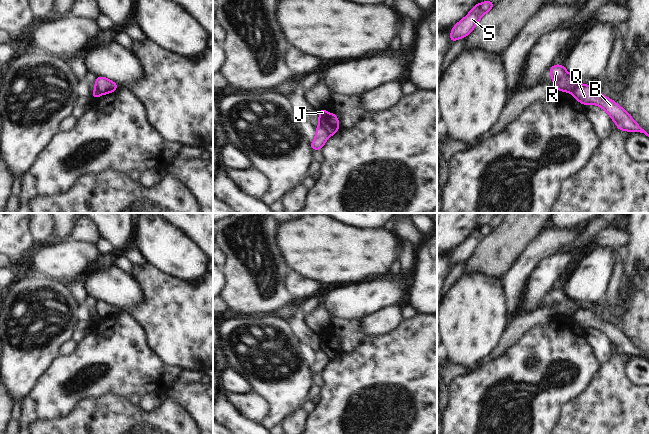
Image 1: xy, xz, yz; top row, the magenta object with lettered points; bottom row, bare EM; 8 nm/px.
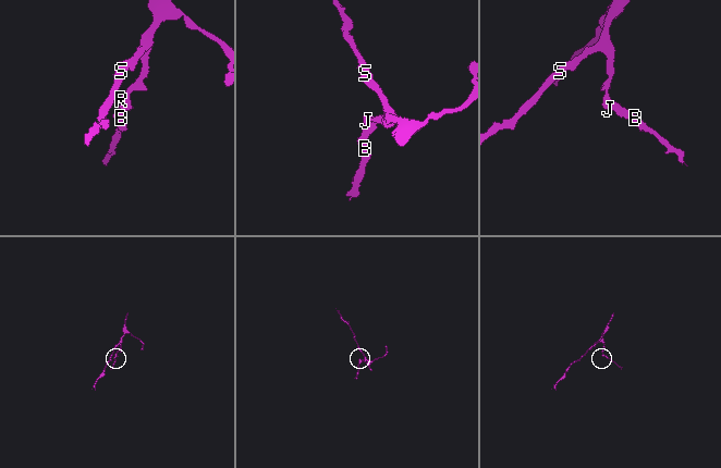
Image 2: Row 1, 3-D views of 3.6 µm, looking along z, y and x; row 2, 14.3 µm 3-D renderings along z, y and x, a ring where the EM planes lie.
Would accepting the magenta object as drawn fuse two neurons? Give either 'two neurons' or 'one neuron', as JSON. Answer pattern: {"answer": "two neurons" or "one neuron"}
{"answer": "two neurons"}

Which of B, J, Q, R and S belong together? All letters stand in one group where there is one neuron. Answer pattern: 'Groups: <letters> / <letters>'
Groups: B Q / J R S

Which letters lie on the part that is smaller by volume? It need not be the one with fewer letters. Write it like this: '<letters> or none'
B, Q

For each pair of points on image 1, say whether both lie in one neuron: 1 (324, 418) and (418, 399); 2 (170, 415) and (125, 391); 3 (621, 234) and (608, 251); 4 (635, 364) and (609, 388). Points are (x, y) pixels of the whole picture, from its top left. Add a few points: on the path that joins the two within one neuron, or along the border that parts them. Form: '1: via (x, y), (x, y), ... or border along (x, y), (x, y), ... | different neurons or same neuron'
1: via (347, 416), (395, 395) | same neuron
2: border along (104, 394), (114, 394), (127, 398) | different neurons
3: border along (590, 247), (614, 246), (618, 249) | different neurons
4: border along (624, 363), (627, 376), (638, 386) | different neurons

